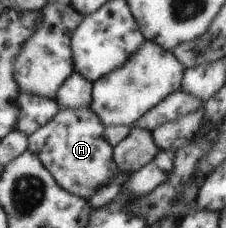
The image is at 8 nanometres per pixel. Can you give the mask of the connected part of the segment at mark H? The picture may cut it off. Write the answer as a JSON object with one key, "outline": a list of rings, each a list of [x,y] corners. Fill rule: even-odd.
{"outline":[[[89,107],[66,108],[59,110],[46,126],[38,129],[34,134],[27,137],[27,151],[33,152],[43,163],[44,168],[54,177],[55,183],[70,194],[78,198],[90,200],[92,195],[114,176],[118,169],[113,161],[113,147],[105,139],[105,126],[101,123],[98,115],[94,114]]]}

